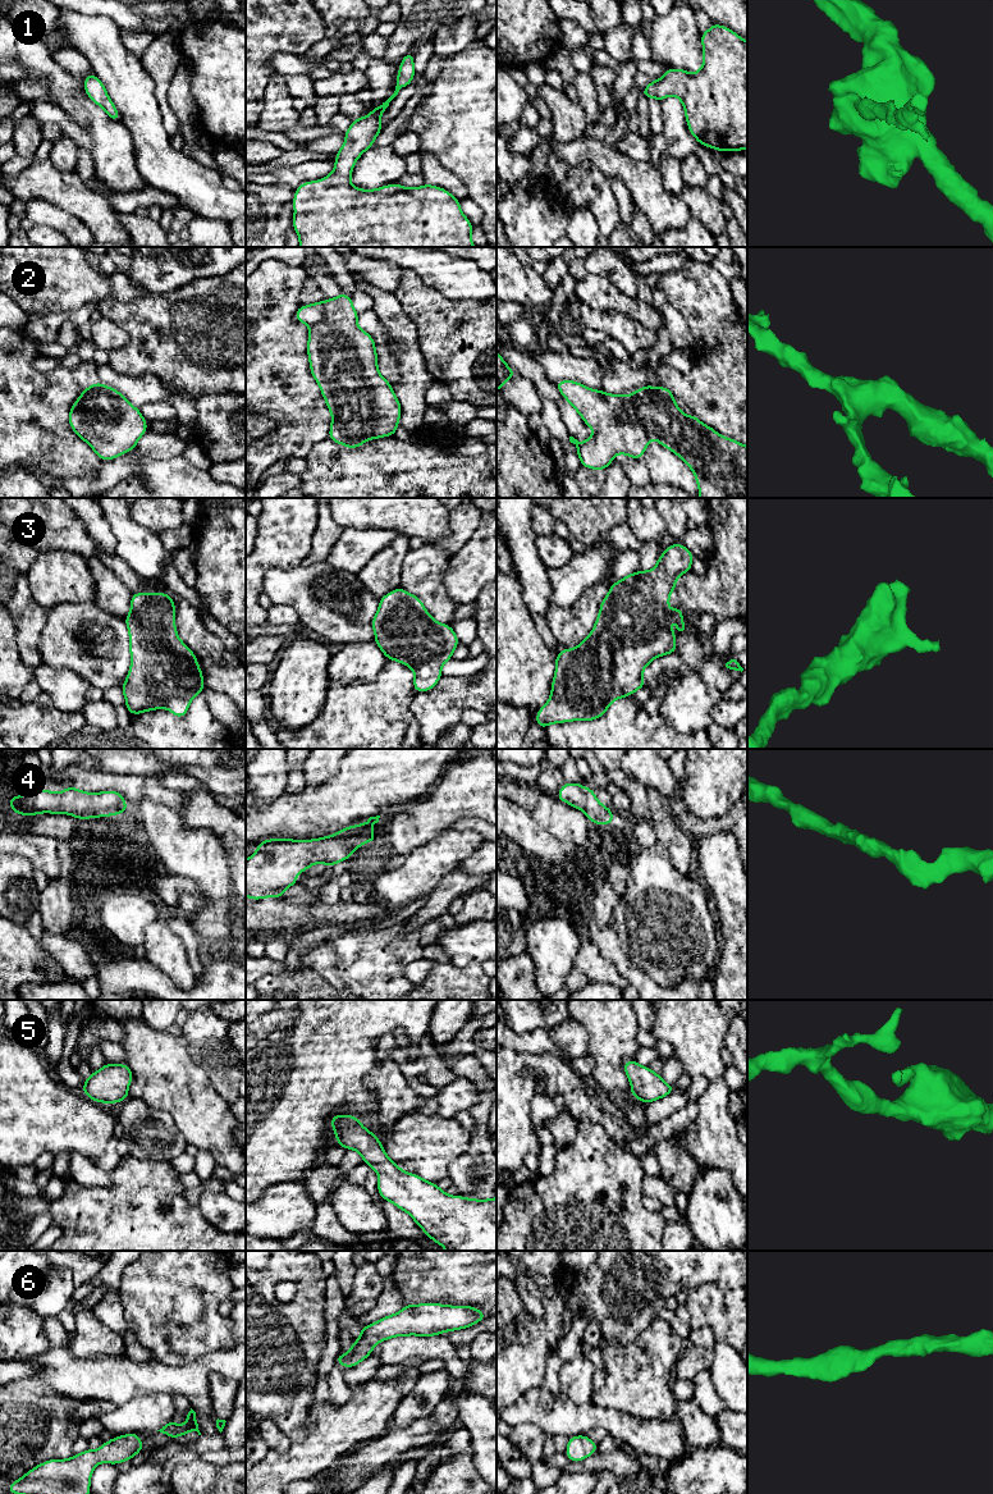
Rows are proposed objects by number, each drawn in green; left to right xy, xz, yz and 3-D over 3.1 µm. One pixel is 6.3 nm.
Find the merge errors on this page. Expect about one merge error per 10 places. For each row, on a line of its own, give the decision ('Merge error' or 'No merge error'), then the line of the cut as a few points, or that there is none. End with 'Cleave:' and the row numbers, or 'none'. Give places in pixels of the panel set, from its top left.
1: No merge error. No split
2: No merge error. No split
3: No merge error. No split
4: No merge error. No split
5: No merge error. No split
6: No merge error. No split
Cleave: none

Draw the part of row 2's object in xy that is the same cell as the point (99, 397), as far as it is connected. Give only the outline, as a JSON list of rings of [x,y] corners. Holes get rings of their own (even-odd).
[[[95,382],[92,387],[83,388],[82,394],[69,411],[69,425],[72,430],[83,439],[99,456],[101,461],[114,460],[137,447],[138,439],[147,433],[147,421],[139,408],[132,406],[129,401],[116,389]]]

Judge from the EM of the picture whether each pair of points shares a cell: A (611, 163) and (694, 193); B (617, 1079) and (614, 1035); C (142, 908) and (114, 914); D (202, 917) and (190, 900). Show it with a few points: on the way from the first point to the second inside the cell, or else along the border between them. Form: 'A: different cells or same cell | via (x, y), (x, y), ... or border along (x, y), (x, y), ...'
A: different cells | border along (678, 196), (692, 218)
B: same cell | via (616, 1068), (614, 1046)
C: same cell | via (136, 912), (120, 914)
D: different cells | border along (190, 880), (195, 883), (202, 903), (188, 915)

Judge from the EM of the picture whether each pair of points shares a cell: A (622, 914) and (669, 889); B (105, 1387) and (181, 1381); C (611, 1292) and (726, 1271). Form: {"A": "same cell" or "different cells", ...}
{"A": "same cell", "B": "same cell", "C": "same cell"}

